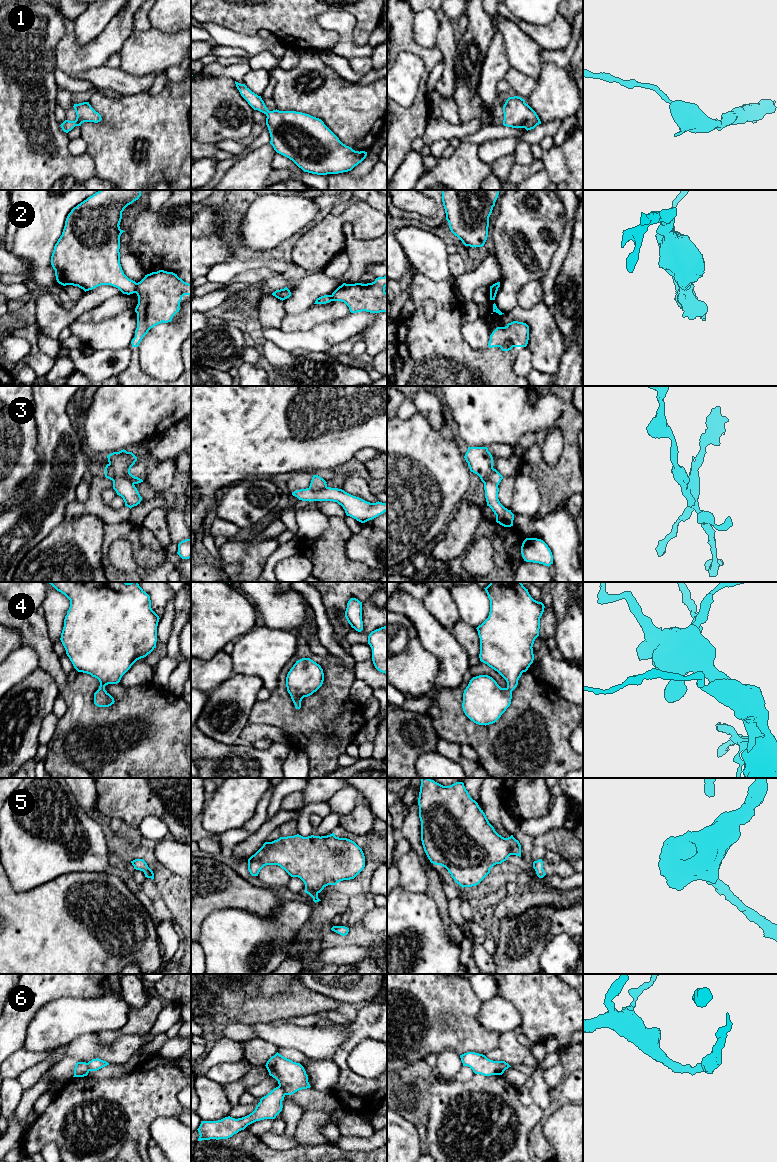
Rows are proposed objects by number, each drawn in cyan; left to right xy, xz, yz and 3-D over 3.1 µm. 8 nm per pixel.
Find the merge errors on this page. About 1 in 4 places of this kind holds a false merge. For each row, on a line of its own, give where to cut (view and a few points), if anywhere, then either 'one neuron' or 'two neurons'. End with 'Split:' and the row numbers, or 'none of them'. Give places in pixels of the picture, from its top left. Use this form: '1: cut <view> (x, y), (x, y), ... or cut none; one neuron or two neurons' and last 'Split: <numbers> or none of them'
1: cut none; one neuron
2: cut xy (137, 283), (137, 288), (134, 292); two neurons
3: cut yz (492, 468), (489, 479), (497, 485); two neurons
4: cut none; one neuron
5: cut none; one neuron
6: cut xz (279, 1085), (285, 1094); two neurons
Split: 2, 3, 6

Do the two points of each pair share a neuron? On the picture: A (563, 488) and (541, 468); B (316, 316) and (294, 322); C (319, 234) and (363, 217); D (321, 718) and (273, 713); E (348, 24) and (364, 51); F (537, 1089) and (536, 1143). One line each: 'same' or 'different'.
A: same
B: same
C: same
D: same
E: same
F: different

